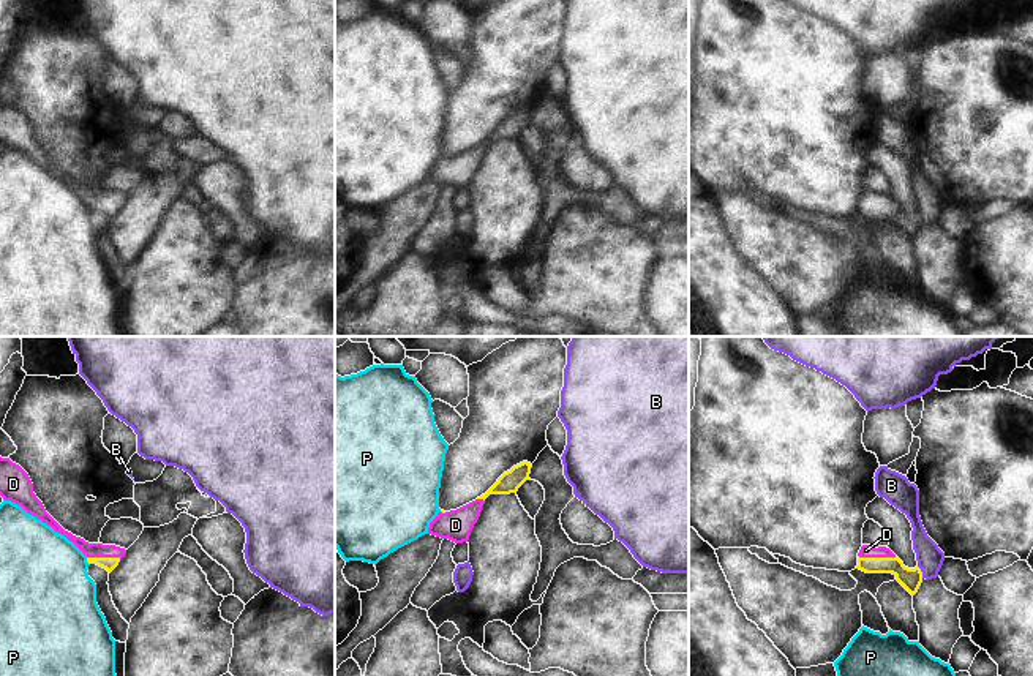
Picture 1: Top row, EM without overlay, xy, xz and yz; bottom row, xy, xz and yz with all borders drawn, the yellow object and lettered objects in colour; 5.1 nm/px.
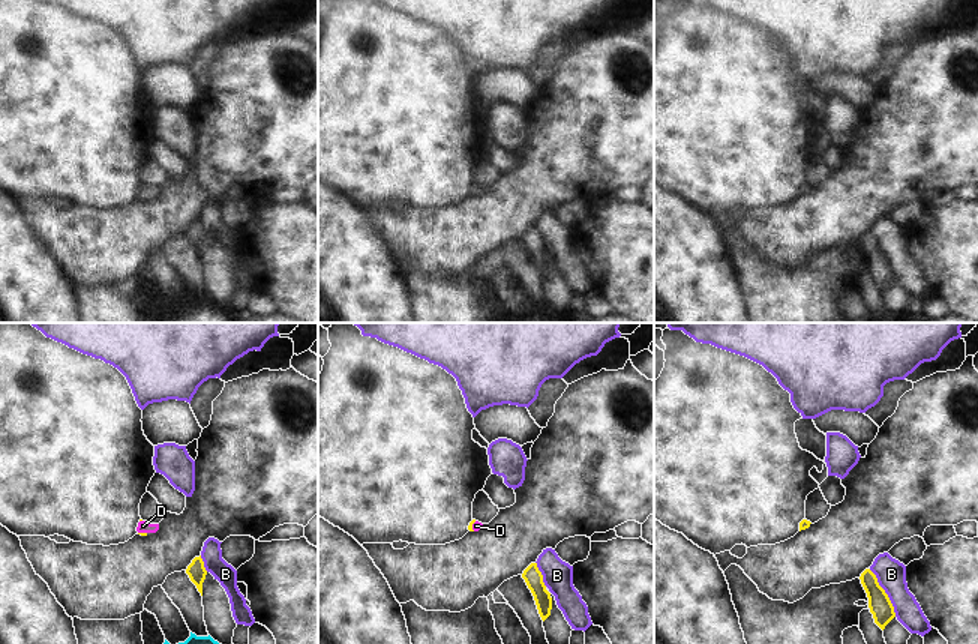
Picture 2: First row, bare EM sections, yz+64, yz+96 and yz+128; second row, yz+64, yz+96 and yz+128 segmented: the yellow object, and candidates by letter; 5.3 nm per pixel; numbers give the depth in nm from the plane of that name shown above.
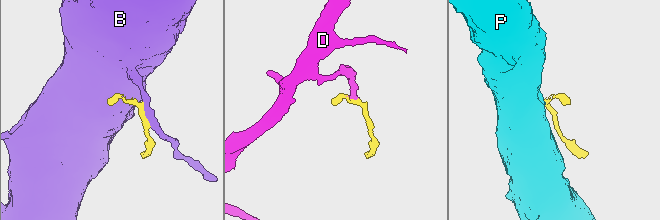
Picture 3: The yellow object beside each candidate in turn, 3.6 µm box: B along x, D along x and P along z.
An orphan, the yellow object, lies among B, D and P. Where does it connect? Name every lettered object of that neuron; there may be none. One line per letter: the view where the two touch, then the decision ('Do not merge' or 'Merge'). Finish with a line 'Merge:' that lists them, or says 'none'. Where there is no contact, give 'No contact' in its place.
B: Touches yellow in yz. Do not merge
D: Touches yellow in yz. Merge
P: Touches yellow in xy. Do not merge
Merge: D.

